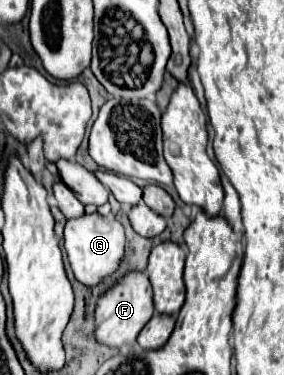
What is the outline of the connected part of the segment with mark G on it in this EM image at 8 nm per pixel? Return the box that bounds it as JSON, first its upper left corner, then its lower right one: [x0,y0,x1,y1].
[63,214,125,286]

